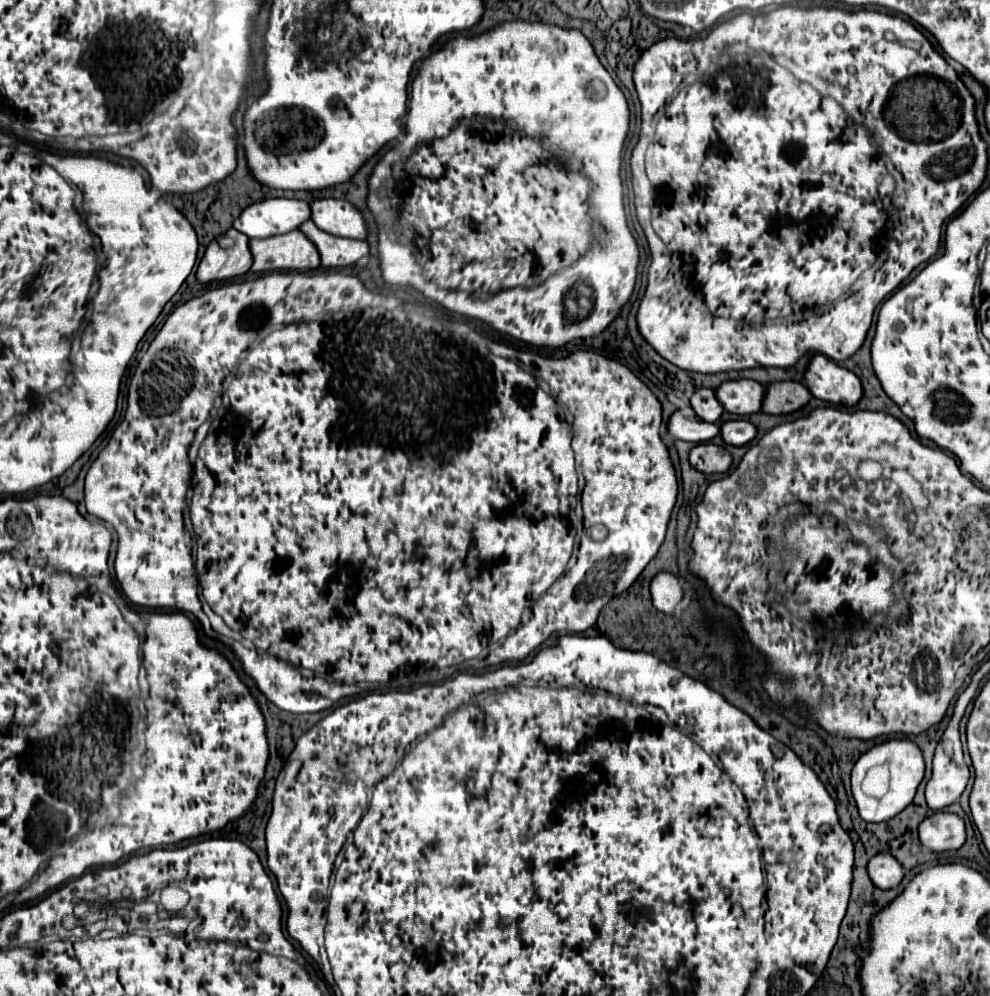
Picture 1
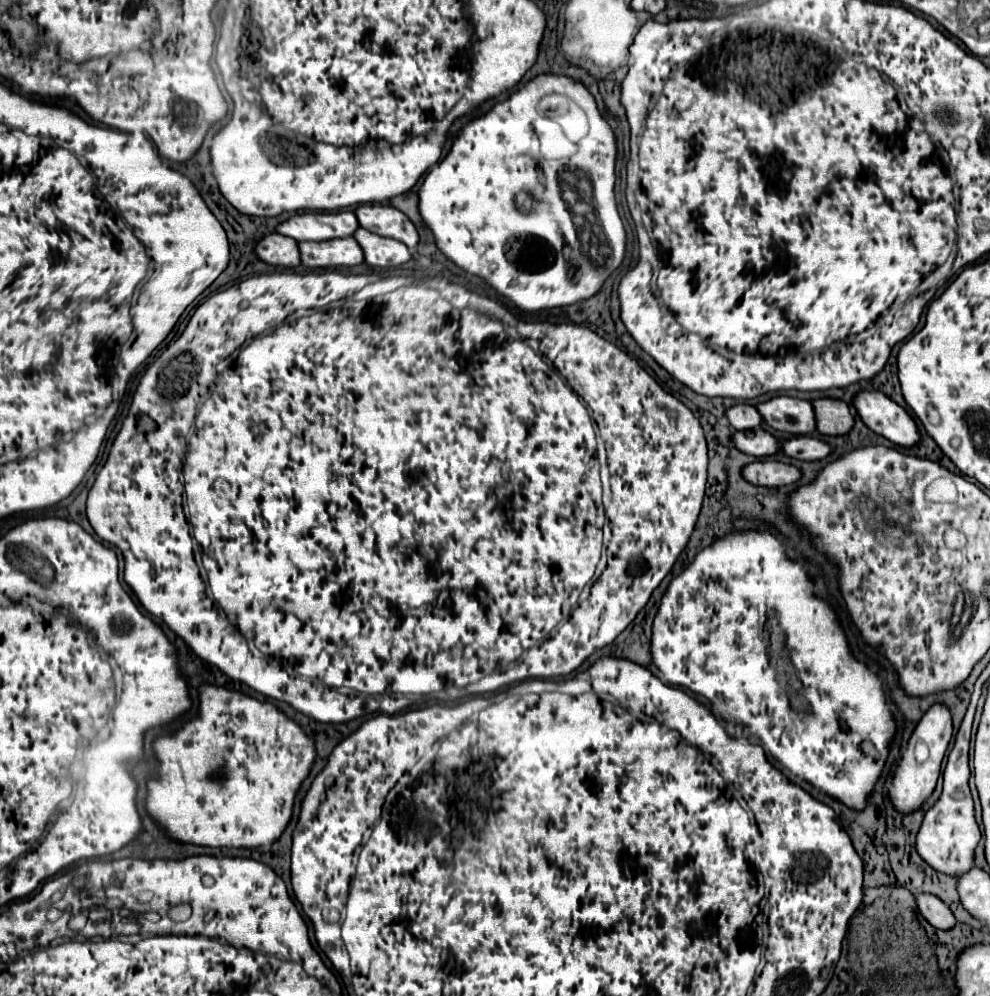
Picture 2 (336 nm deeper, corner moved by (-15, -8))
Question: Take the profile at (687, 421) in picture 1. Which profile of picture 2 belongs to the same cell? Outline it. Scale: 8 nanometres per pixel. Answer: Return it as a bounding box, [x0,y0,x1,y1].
[732,428,780,458]

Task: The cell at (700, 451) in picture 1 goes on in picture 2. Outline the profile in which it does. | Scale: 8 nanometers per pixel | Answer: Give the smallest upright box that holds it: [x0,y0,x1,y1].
[742,460,800,486]

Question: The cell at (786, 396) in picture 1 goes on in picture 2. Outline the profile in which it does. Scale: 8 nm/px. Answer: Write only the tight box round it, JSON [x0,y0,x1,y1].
[812,398,854,436]

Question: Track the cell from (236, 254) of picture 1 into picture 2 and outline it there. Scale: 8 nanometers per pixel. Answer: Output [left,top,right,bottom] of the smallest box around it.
[256,232,300,268]

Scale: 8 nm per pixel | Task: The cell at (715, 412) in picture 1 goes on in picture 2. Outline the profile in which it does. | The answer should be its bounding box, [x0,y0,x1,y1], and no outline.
[726,404,762,430]

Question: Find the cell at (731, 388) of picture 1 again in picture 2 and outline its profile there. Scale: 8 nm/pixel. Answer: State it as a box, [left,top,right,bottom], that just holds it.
[756,396,816,436]

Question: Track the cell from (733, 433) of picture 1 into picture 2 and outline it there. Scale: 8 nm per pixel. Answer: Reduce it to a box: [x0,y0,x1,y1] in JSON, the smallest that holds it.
[780,436,830,460]

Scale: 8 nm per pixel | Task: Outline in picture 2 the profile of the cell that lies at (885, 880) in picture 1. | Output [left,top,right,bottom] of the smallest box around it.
[916,894,956,930]

